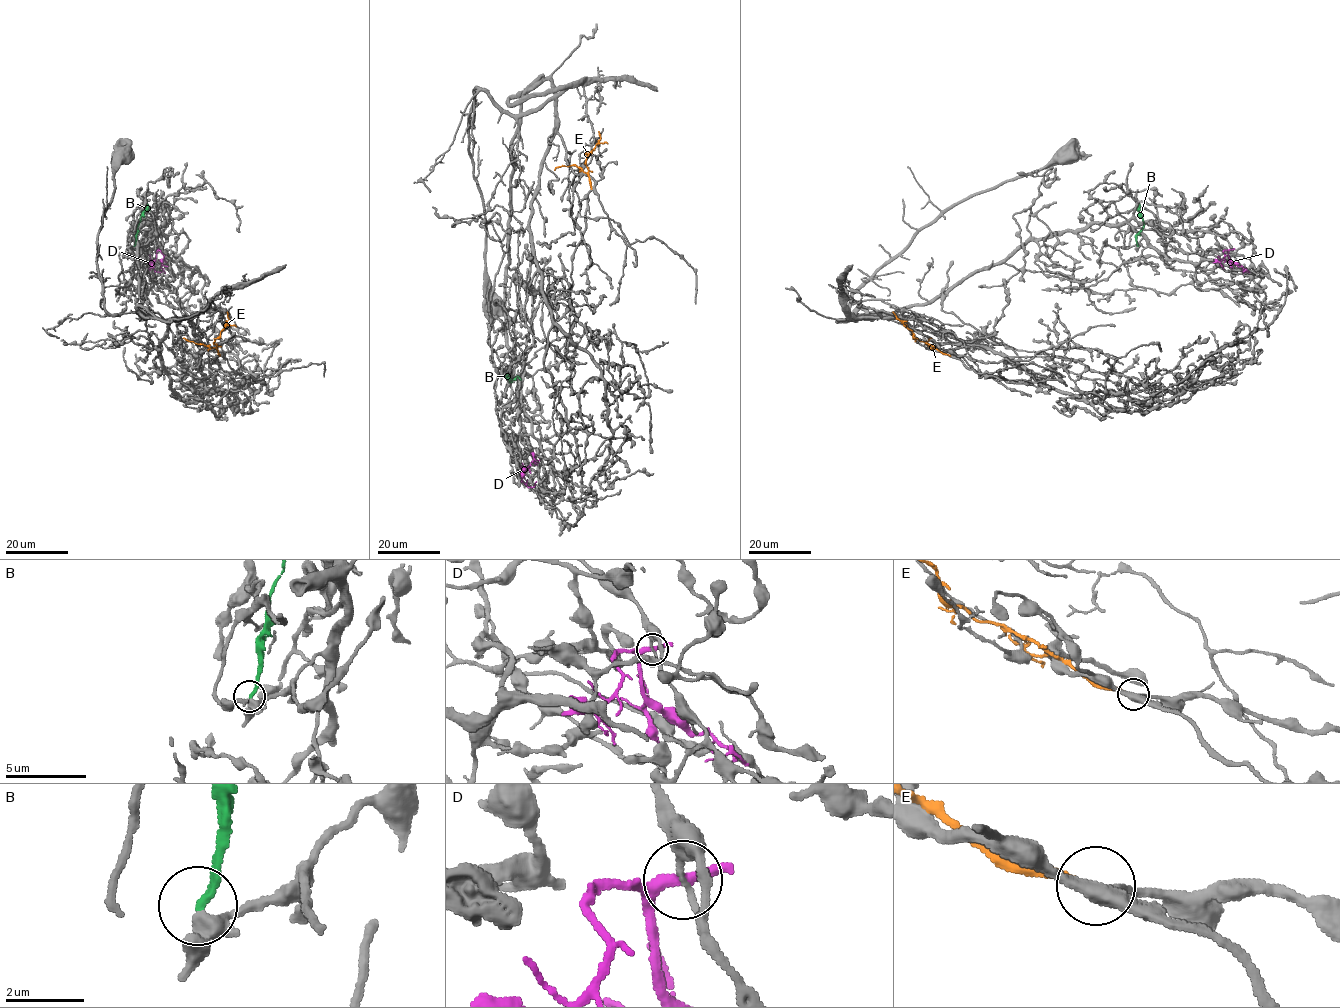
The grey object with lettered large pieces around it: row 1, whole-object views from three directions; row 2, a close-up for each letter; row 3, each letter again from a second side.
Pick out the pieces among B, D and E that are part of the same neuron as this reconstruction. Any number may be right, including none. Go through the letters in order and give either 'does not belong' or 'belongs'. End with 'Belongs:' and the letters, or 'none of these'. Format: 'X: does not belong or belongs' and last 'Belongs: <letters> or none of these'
B: does not belong
D: does not belong
E: does not belong
Belongs: none of these

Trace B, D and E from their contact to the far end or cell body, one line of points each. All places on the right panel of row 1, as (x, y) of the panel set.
B: (1137, 246), (1136, 233), (1143, 223), (1139, 204)
D: (1230, 250), (1228, 257), (1248, 272), (1243, 273)
E: (950, 355), (919, 341), (893, 312)

